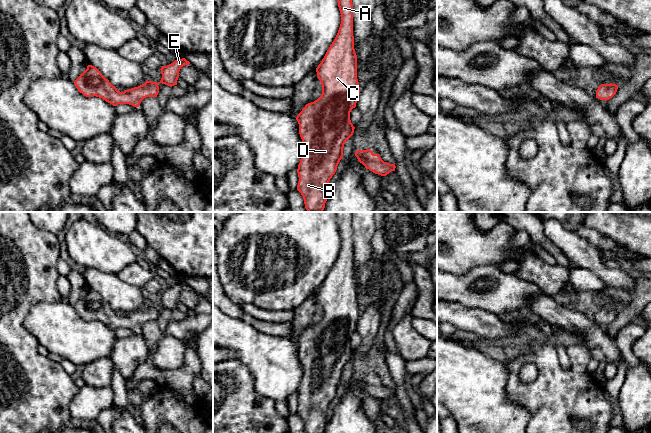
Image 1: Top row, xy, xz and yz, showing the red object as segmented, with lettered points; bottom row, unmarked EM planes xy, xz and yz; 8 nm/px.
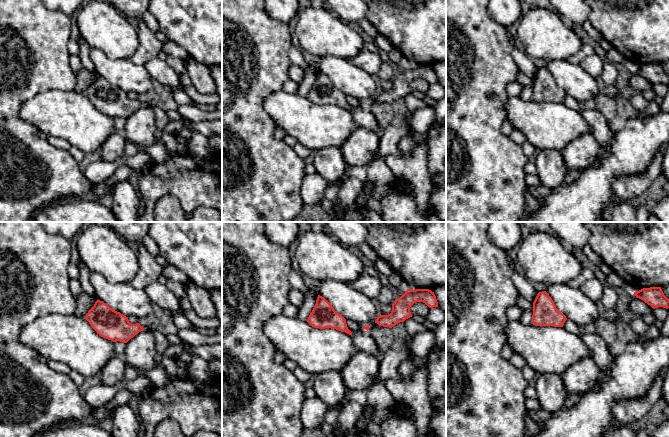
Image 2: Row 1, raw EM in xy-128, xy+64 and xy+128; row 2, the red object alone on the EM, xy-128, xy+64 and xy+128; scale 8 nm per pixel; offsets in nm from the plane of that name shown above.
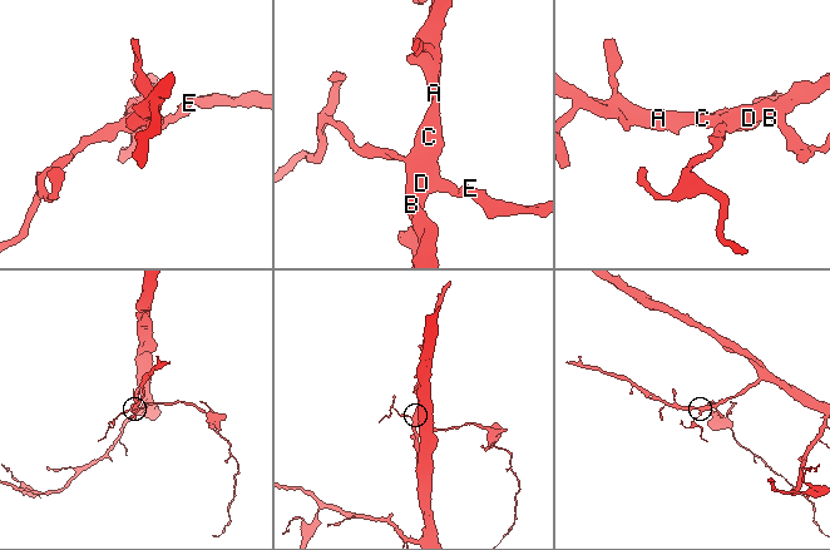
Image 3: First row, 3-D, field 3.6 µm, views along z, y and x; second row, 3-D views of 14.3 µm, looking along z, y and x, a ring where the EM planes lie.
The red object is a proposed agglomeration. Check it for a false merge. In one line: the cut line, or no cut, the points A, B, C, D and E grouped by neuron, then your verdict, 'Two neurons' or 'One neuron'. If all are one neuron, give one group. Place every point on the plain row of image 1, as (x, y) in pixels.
No split. Groups: A B C D E. One neuron

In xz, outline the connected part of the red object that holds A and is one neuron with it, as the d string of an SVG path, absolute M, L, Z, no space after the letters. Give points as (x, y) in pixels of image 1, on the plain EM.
M336 212L341 248L334 265L316 292L317 301L322 308L322 318L314 326L306 328L296 341L303 366L303 376L297 393L297 414L303 420L306 433L325 432L327 409L343 381L344 368L355 353L350 344L350 336L356 331L360 312L354 273L352 216L353 212Z

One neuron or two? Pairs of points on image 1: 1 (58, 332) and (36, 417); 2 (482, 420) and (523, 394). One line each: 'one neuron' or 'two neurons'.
1: two neurons
2: two neurons

